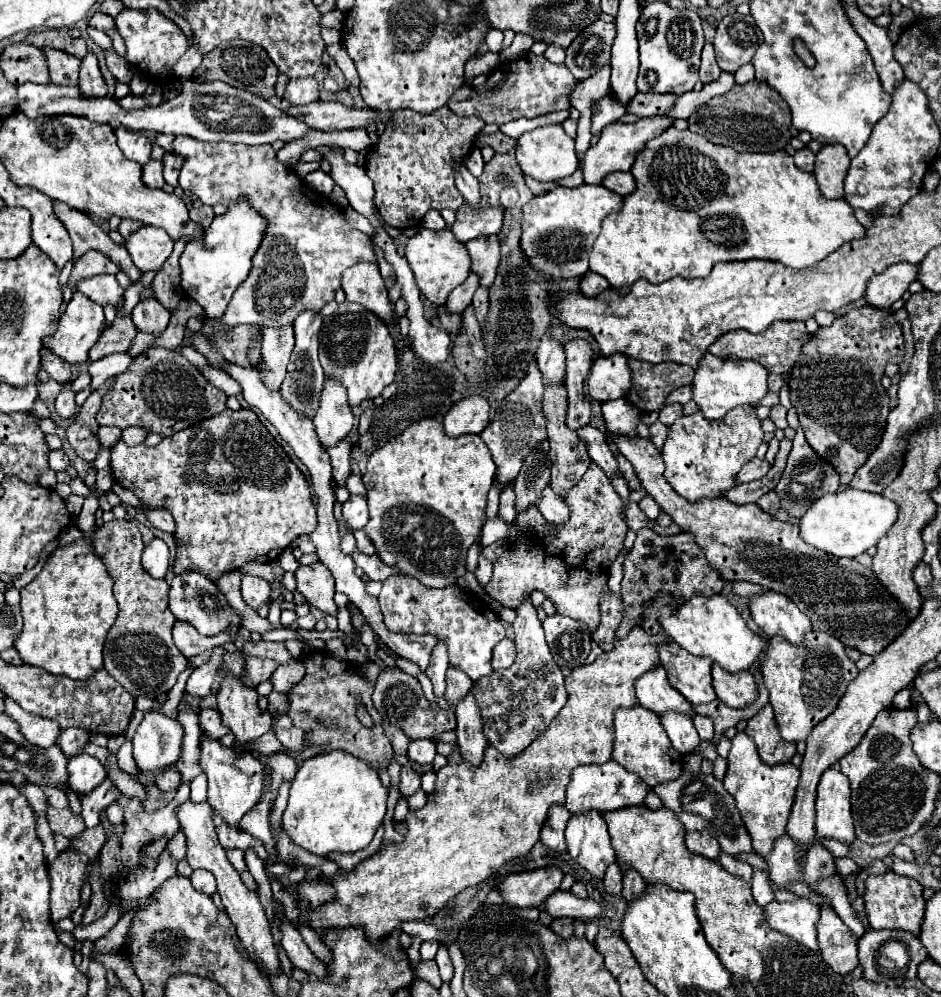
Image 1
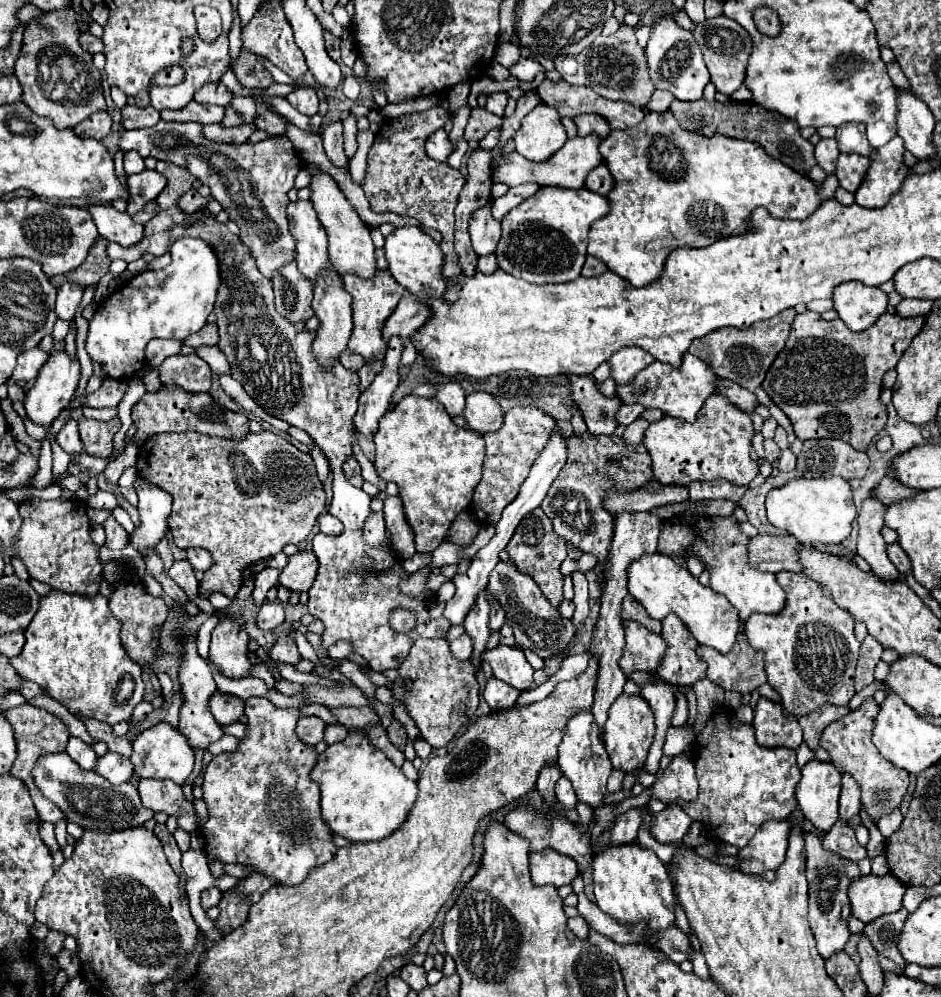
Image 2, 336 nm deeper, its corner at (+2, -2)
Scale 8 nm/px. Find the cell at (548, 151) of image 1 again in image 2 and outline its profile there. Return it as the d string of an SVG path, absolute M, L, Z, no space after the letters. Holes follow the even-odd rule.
M538 104L524 116L518 134L514 136L516 152L530 162L546 162L546 158L558 152L566 140L568 136L560 122L560 114L546 104Z

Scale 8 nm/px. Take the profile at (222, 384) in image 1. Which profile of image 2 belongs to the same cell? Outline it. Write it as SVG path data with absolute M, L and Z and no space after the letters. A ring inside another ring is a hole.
M196 354L170 356L158 366L158 372L164 384L178 384L188 392L208 392L212 386L212 370Z

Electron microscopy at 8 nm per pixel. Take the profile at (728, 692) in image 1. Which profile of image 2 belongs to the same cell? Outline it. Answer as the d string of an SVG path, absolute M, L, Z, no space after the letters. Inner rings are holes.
M738 634L730 654L718 654L706 646L698 646L698 654L708 664L708 680L724 690L748 694L766 684L764 654L754 650L744 634Z

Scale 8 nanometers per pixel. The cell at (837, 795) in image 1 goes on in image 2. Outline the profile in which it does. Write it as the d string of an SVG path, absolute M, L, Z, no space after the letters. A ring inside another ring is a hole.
M810 760L802 768L802 780L796 788L796 800L802 814L818 828L828 832L838 820L838 798L842 774L832 762Z

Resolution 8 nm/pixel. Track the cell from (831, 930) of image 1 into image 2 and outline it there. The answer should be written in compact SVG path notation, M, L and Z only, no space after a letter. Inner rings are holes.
M810 832L804 834L806 840L806 876L808 876L808 896L810 896L810 910L808 922L812 934L816 938L818 954L828 960L830 956L844 950L846 942L850 940L848 930L848 916L850 916L850 900L848 900L848 884L850 880L844 876L840 856L822 848L822 840Z

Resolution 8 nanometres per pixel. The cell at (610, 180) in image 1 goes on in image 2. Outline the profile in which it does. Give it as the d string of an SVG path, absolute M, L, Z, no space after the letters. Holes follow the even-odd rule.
M606 164L594 168L588 178L586 178L586 188L590 188L592 192L596 194L602 194L602 196L608 196L610 190L614 188L614 178L610 174L610 170L606 168Z

